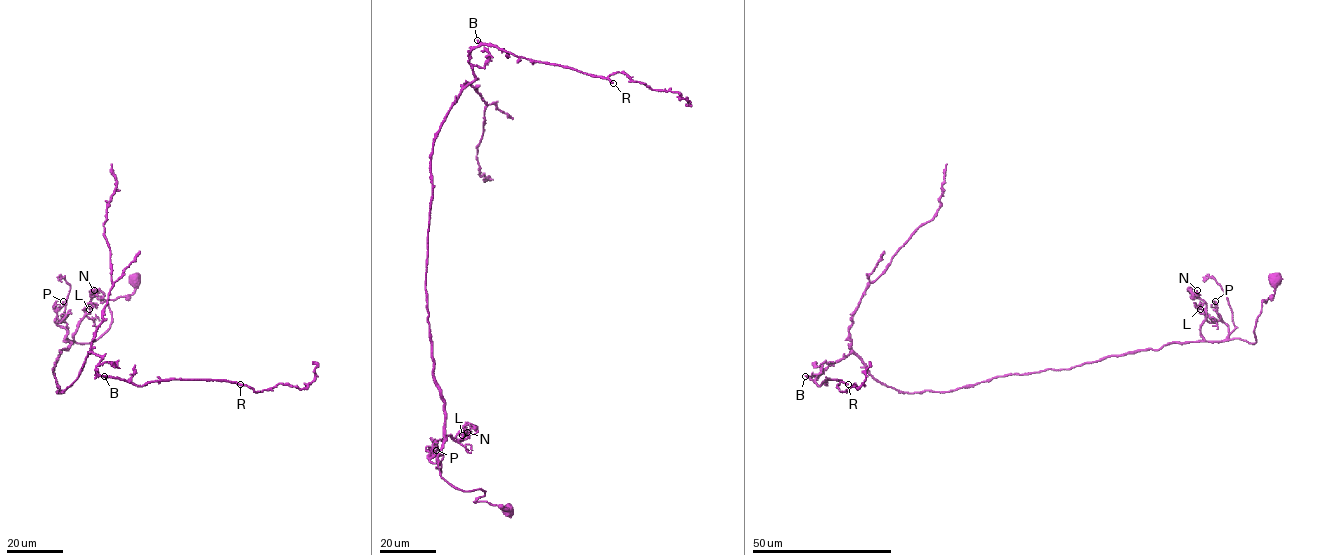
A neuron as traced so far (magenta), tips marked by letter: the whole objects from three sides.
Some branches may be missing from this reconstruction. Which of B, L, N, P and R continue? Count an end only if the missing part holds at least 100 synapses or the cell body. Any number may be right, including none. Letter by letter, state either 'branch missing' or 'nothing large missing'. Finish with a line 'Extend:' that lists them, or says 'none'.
B: nothing large missing
L: nothing large missing
N: nothing large missing
P: nothing large missing
R: branch missing
Extend: R

